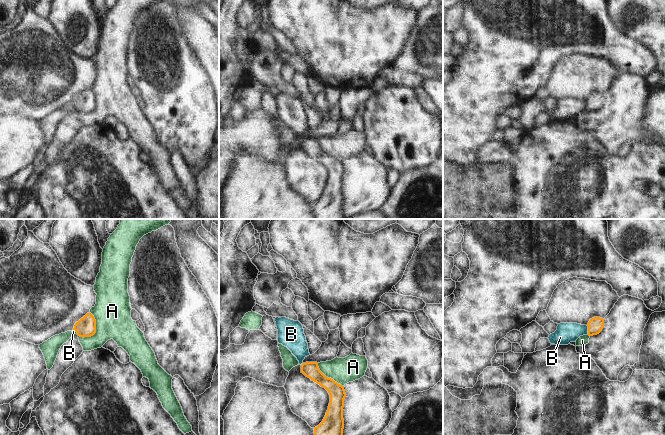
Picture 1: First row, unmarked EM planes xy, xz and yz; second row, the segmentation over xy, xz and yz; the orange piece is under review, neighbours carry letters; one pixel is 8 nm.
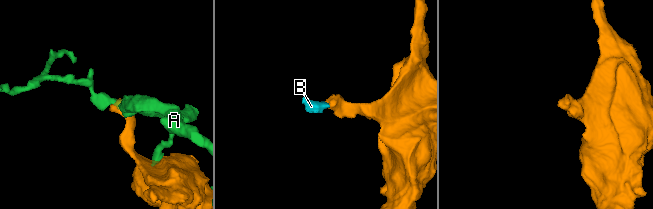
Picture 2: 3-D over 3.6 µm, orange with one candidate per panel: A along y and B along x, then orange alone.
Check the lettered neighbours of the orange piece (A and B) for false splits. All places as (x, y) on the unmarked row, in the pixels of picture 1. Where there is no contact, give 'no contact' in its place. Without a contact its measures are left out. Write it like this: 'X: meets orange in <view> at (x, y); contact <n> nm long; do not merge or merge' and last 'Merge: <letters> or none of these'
A: meets orange in xy at (95, 106); contact 220 nm long; do not merge
B: meets orange in yz at (588, 105); contact 70 nm long; merge
Merge: B

